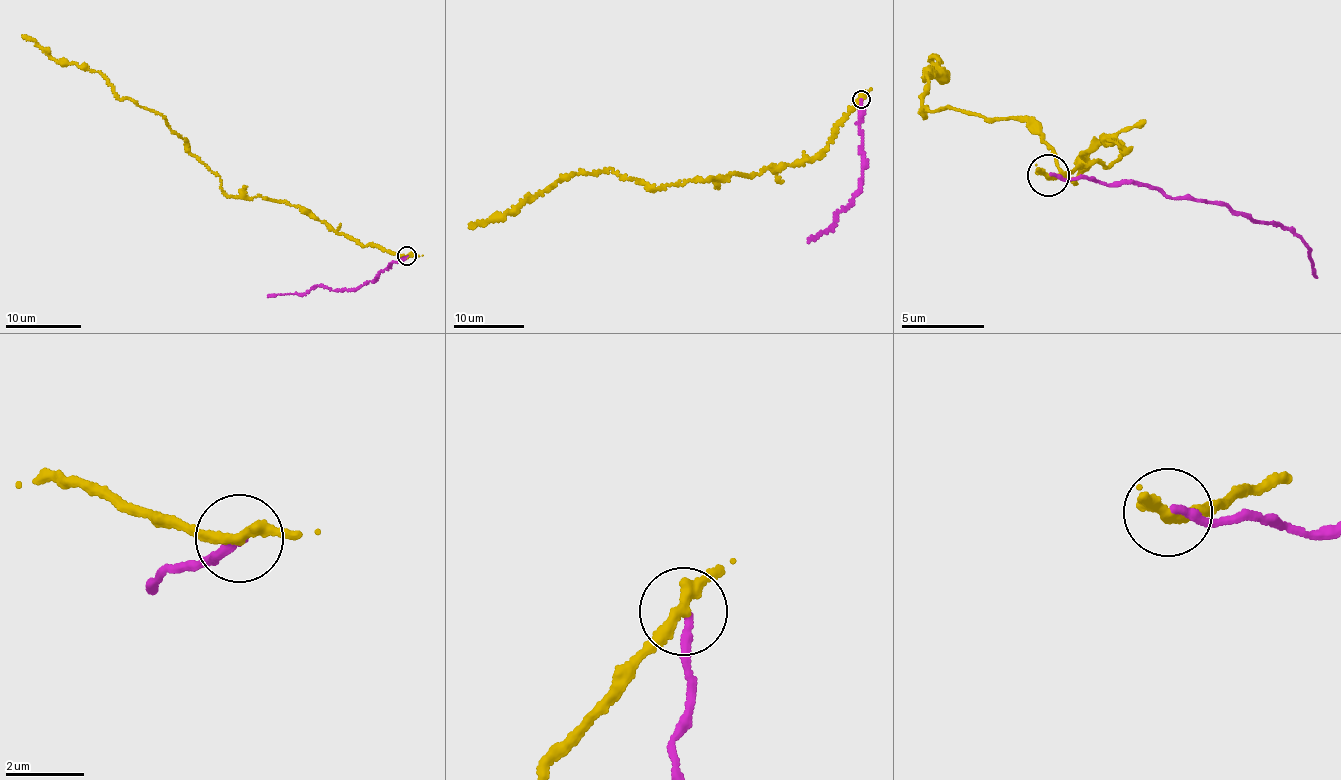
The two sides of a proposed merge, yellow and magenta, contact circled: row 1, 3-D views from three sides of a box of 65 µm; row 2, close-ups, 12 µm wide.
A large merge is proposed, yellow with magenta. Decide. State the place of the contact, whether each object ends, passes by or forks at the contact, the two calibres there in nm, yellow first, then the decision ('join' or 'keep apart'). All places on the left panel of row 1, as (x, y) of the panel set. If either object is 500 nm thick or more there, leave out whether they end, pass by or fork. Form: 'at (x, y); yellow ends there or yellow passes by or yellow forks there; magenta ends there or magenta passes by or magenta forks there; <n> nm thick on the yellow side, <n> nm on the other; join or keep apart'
at (406, 256); yellow passes by; magenta ends there; 300 nm thick on the yellow side, 200 nm on the other; keep apart

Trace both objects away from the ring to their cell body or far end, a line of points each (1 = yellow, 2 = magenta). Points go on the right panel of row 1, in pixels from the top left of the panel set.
1: (1048, 175), (1128, 150), (1104, 136), (1073, 182), (1010, 117), (920, 113), (932, 55)
2: (1050, 174), (1117, 186), (1128, 181), (1249, 213), (1296, 230), (1317, 279)

